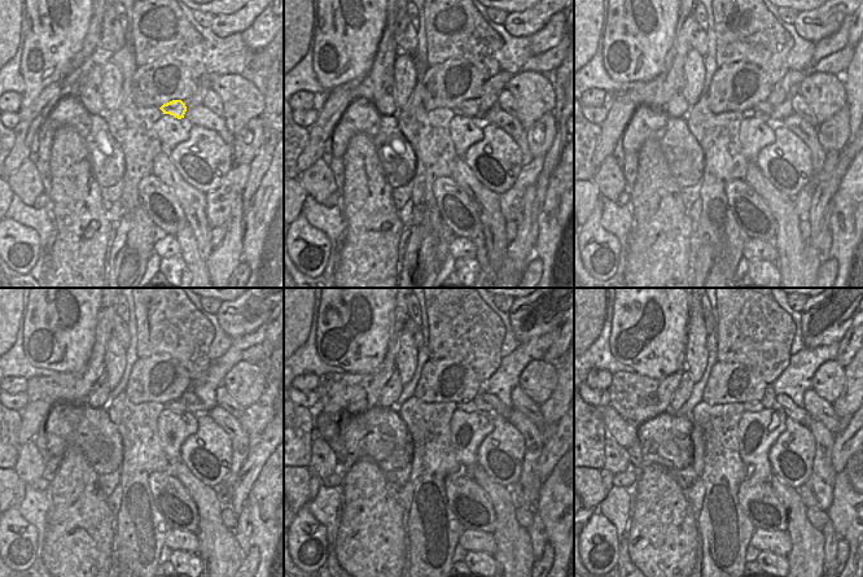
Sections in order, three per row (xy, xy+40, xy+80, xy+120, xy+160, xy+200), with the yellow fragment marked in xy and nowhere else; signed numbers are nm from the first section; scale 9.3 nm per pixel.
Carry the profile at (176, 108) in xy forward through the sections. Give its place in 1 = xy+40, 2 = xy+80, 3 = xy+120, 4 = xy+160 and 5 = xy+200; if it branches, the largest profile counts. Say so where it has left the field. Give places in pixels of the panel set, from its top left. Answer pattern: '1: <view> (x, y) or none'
1: xy+40 (469, 108)
2: xy+80 (765, 108)
3: xy+120 (188, 397)
4: xy+160 (499, 407)
5: xy+200 (791, 409)

